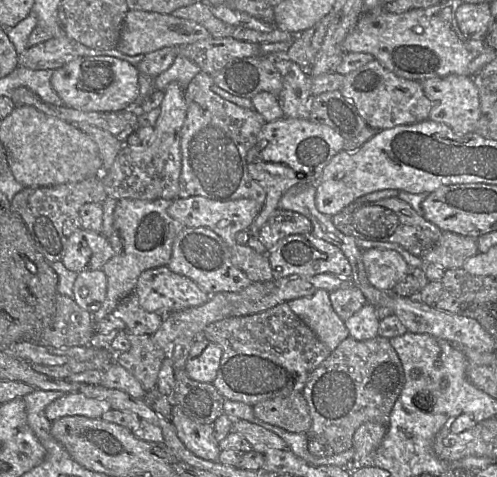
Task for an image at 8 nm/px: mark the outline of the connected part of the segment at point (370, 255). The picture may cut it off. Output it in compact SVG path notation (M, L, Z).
M369 248L362 252L362 261L370 284L384 292L393 292L394 287L404 280L411 270L405 259L394 250Z

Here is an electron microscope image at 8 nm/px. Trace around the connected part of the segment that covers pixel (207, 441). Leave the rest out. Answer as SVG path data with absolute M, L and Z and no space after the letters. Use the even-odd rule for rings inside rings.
M173 405L171 413L171 422L185 447L204 460L218 461L221 449L213 438L214 423L194 422L179 405Z

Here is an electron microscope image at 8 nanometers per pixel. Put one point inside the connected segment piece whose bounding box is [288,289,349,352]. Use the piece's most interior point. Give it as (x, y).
(316, 311)

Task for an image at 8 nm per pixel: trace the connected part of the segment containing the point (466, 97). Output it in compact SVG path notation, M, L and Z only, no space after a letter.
M451 74L429 78L420 83L425 95L432 102L428 119L449 126L455 133L467 134L475 131L481 116L481 106L479 91L472 77Z

